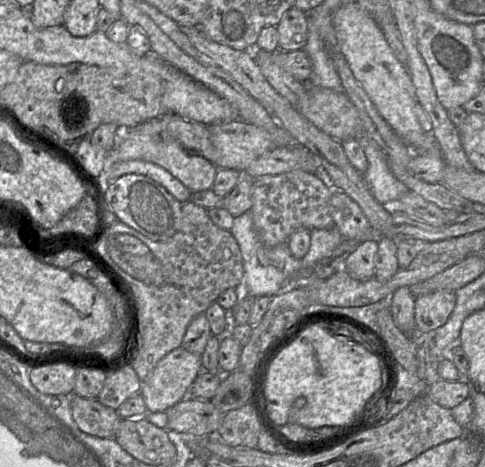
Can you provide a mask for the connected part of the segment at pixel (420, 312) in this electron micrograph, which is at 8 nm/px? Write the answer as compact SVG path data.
M436 291L415 297L416 333L428 335L442 327L456 304L456 291Z

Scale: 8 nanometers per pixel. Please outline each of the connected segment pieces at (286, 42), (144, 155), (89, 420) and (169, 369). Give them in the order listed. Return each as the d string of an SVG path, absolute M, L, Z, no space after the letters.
M292 7L288 9L276 26L278 48L283 51L295 51L304 48L307 42L306 13Z
M117 127L118 145L106 153L104 161L104 169L101 172L100 177L103 177L106 171L108 171L115 163L130 160L143 160L157 164L170 172L175 178L182 182L192 192L198 192L203 190L212 189L213 182L216 176L218 168L206 158L187 151L182 145L174 140L153 140L147 134L142 132L134 132L134 129L129 127Z
M74 393L67 394L71 397L71 409L73 419L78 427L85 433L98 436L102 438L113 438L117 431L121 418L117 414L116 410L104 406L97 399L87 399L80 397Z
M182 347L169 352L142 382L140 394L147 413L167 412L185 399L202 371L200 355Z

